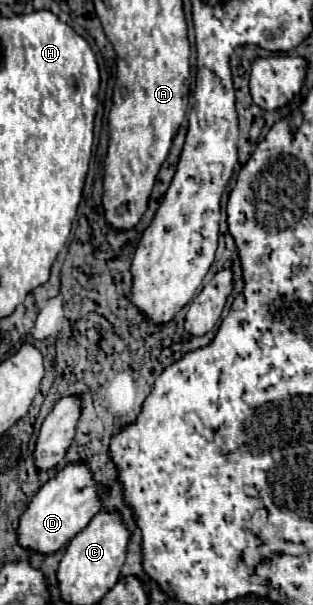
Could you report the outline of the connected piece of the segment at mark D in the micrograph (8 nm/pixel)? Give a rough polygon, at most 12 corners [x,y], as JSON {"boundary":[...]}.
{"boundary":[[68,464],[28,504],[18,544],[58,552],[100,512],[86,464]]}

